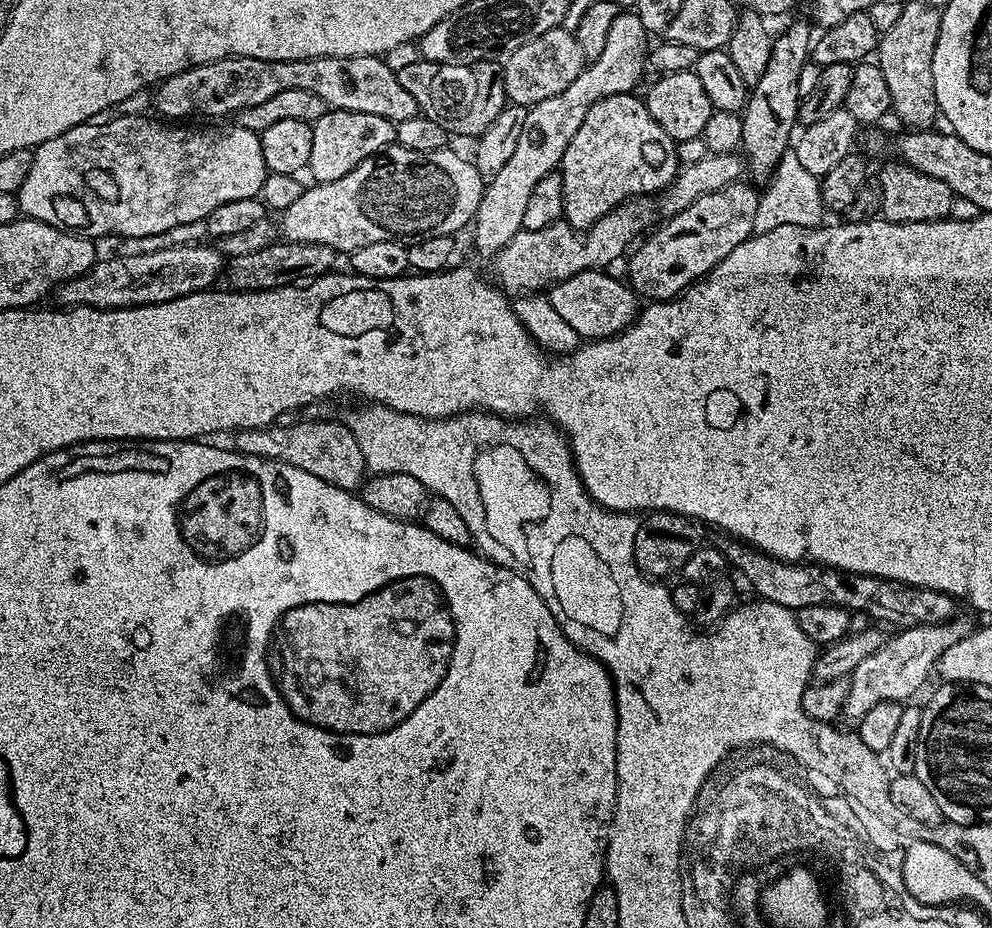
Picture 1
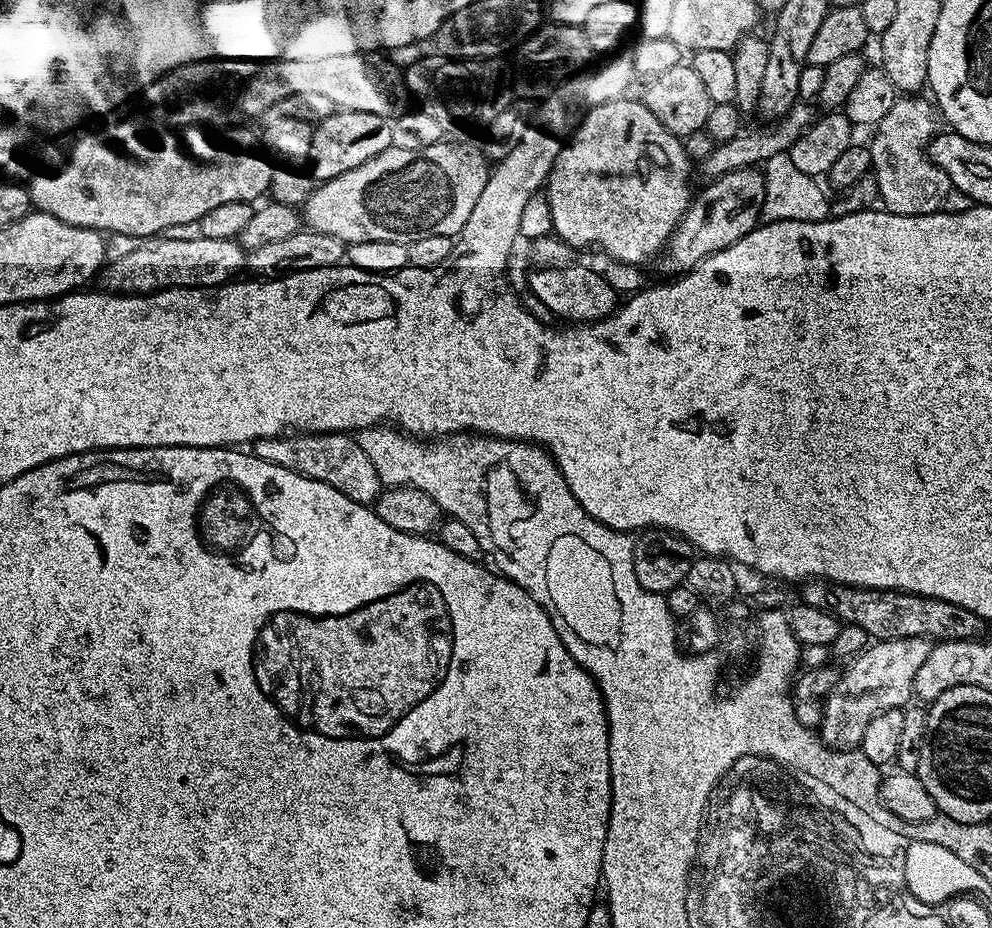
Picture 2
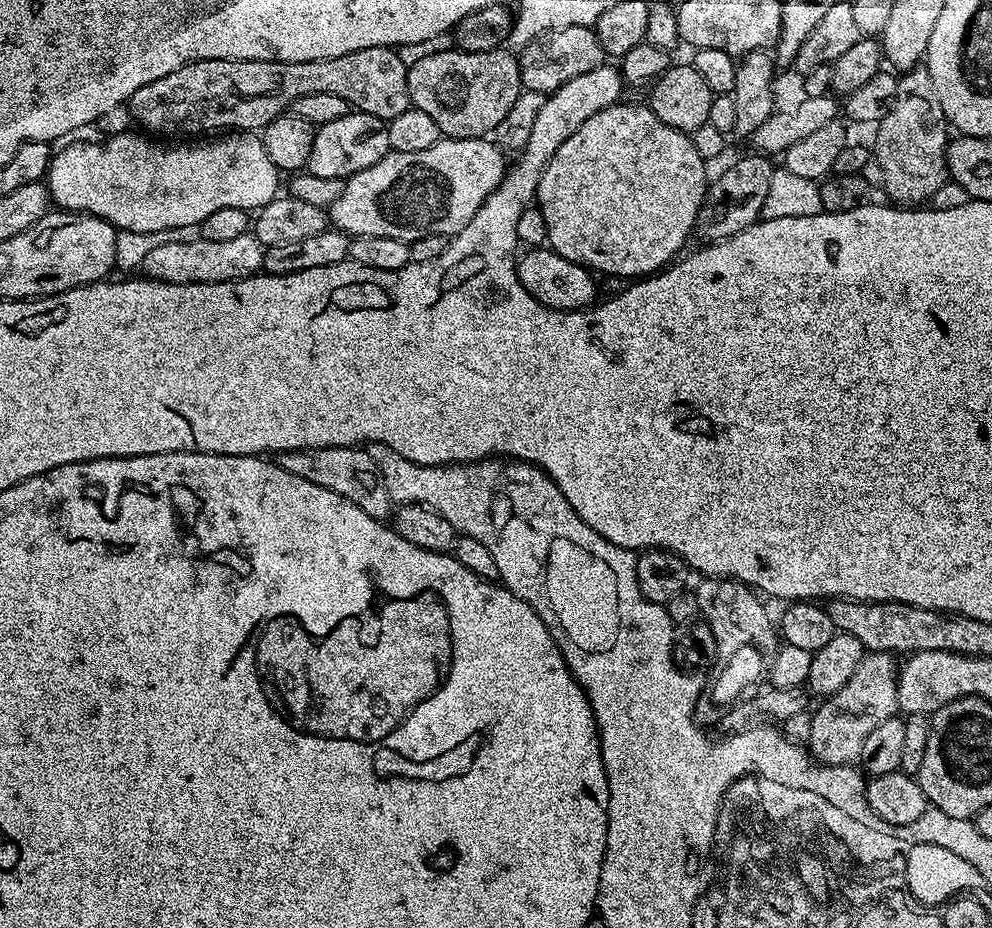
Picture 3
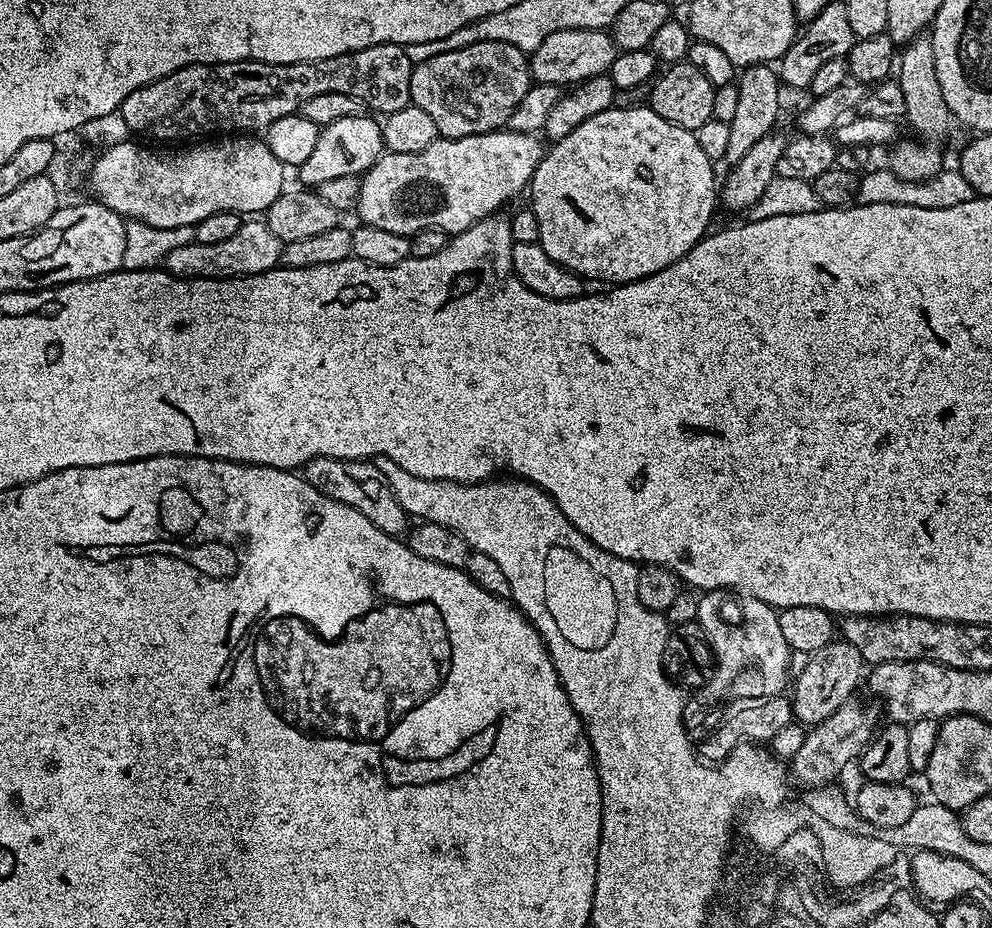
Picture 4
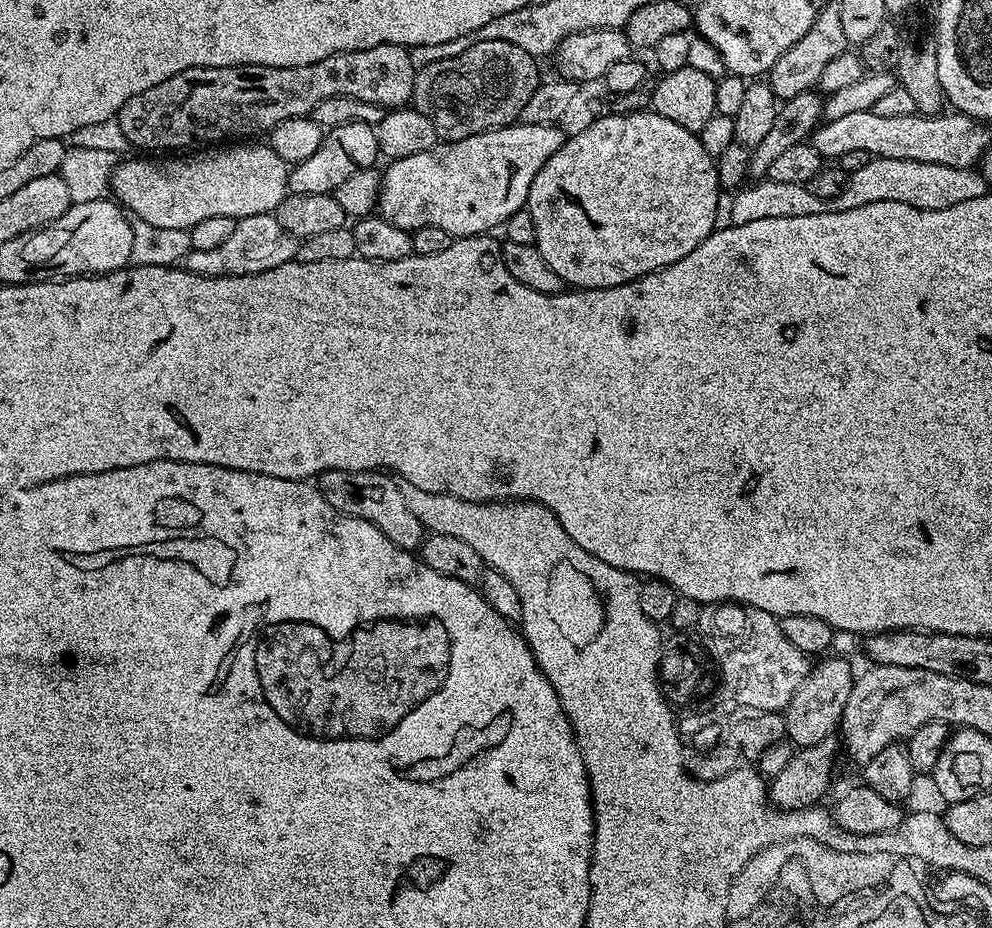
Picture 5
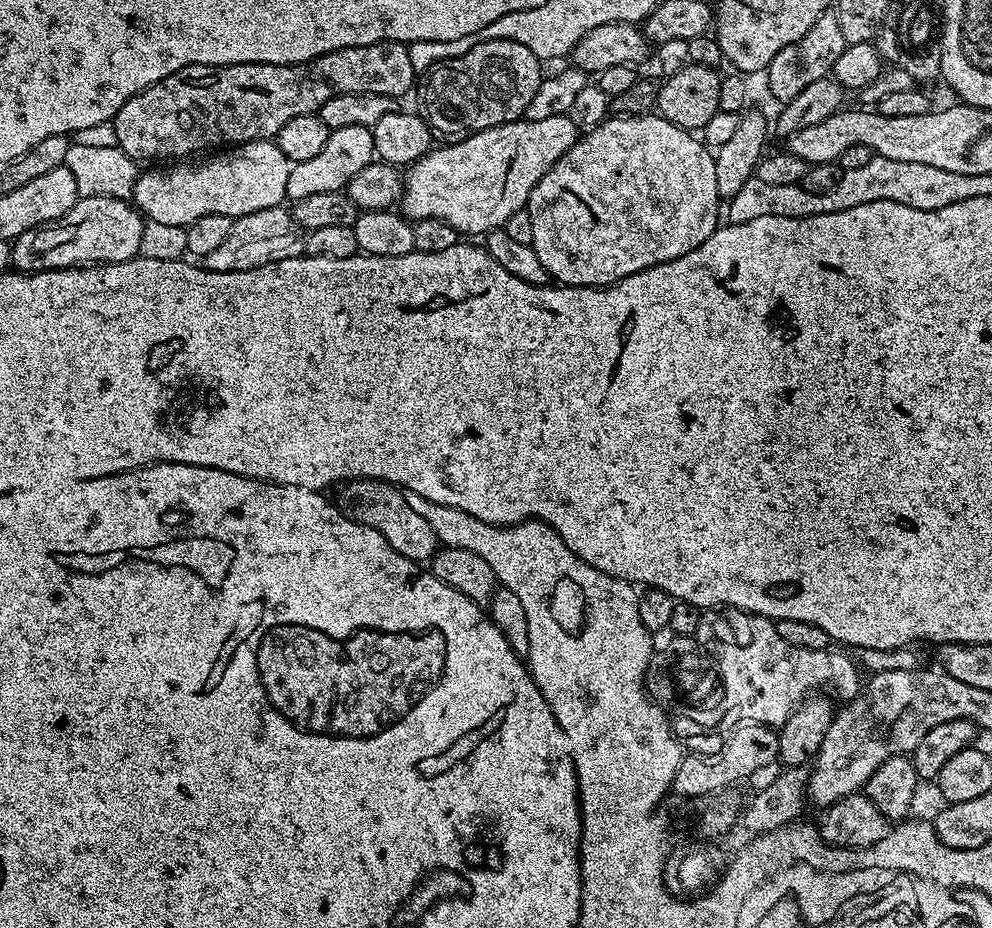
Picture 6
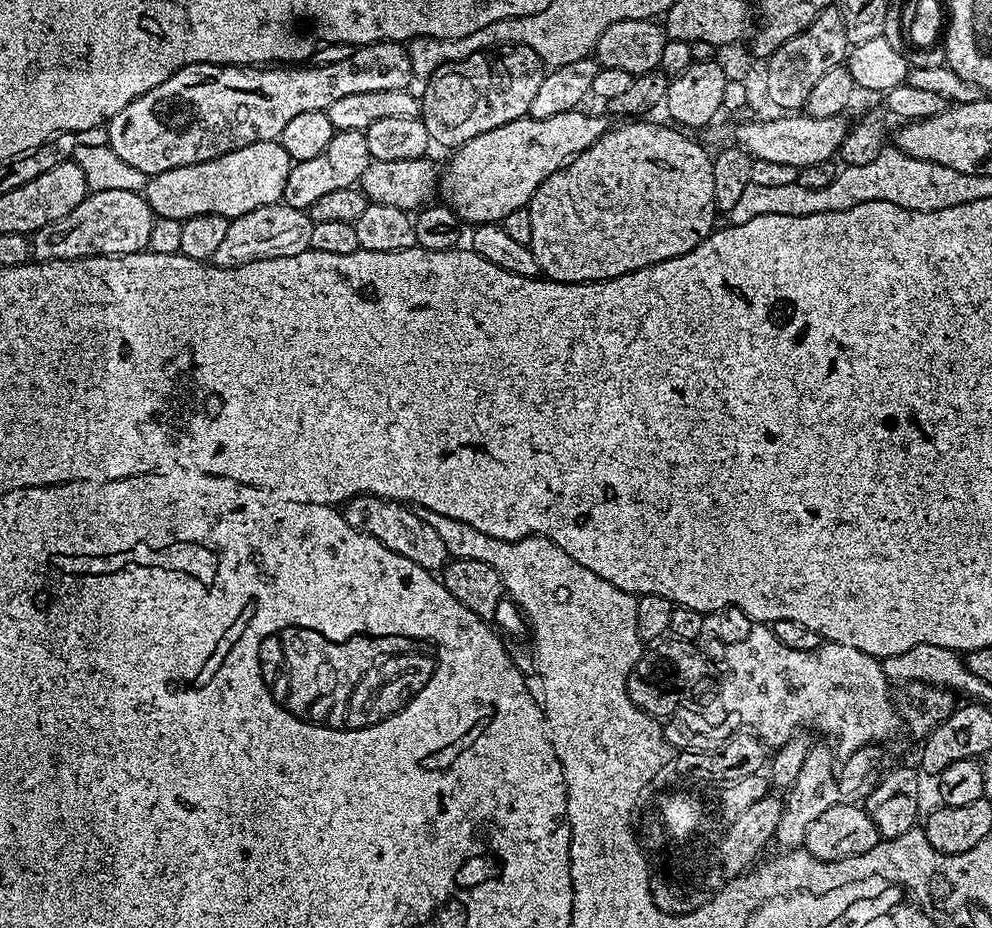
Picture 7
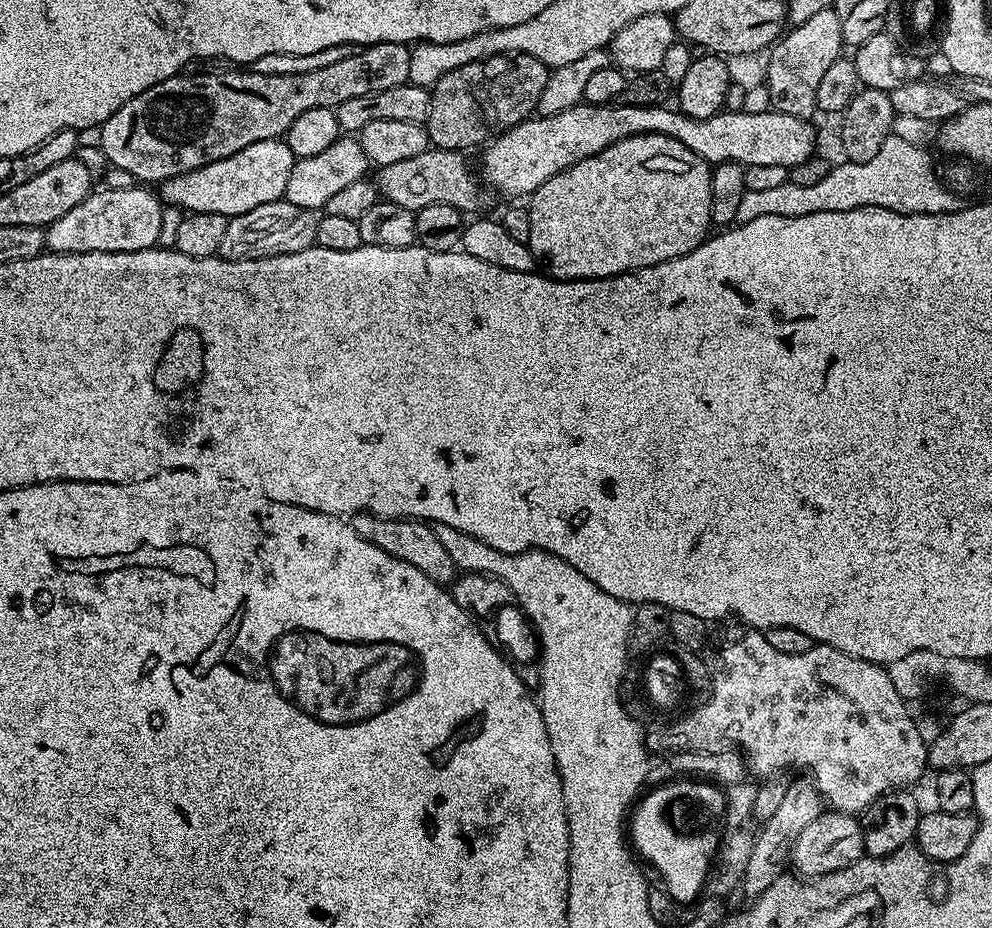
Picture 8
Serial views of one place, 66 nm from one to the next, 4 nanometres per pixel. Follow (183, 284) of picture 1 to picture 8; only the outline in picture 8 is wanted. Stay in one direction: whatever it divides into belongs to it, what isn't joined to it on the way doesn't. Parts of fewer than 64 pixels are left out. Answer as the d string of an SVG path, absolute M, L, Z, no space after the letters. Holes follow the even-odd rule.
M286 199L254 206L254 210L246 210L246 214L229 219L218 255L221 260L257 260L306 250L315 245L317 219L313 209L294 206Z

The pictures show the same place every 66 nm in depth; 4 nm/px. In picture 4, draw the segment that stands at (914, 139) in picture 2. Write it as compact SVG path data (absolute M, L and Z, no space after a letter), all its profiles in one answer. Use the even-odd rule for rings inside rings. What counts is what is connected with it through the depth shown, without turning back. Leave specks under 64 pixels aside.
M921 34L905 45L901 58L899 55L896 68L896 79L902 87L902 96L906 101L905 121L918 132L923 139L912 142L899 141L893 147L893 154L888 162L889 171L908 183L919 183L928 180L943 171L942 150L939 139L945 134L948 124L951 123L951 112L946 106L945 98L938 83L937 68L934 62L934 48L931 35Z

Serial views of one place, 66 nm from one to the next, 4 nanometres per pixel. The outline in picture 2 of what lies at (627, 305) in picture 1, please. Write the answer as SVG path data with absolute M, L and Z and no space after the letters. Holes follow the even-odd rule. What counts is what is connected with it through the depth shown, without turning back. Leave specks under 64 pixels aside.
M573 262L567 264L565 268L541 268L537 267L536 272L528 276L527 291L553 317L561 316L561 321L572 324L593 324L596 320L601 320L611 316L618 307L616 300L616 288L600 272L595 272L592 268L587 268L584 264Z

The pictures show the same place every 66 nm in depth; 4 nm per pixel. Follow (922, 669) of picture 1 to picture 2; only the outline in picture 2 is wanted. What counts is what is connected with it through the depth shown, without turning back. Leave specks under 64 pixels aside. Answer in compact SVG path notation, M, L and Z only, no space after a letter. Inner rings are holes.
M927 636L869 643L848 664L849 668L843 669L840 681L832 687L831 694L823 701L824 717L818 729L820 739L829 748L855 749L866 726L870 726L870 721L878 718L882 710L904 708L913 699L914 678L922 662L926 662L926 654L930 654L932 646L933 641Z

